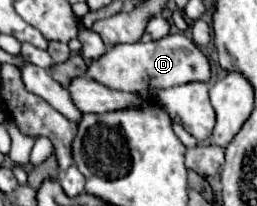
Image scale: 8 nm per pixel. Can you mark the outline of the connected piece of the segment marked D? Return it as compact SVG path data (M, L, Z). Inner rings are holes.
M182 33L166 35L150 43L124 43L108 49L100 59L92 61L84 73L86 79L98 81L114 91L148 91L148 89L168 89L192 81L210 79L210 63L202 51Z

